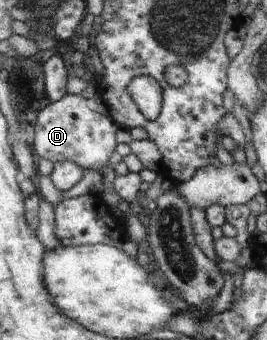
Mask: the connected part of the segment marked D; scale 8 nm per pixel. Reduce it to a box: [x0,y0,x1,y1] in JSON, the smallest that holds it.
[34,95,120,174]

